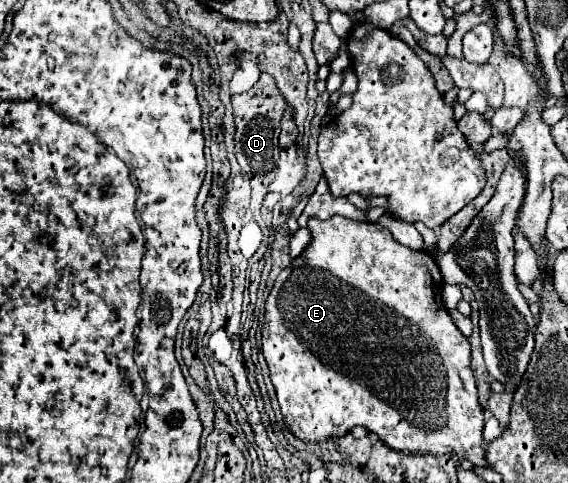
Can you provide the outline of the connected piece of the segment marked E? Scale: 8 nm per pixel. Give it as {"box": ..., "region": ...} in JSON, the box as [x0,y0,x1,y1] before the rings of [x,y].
{"box":[263,217,485,467],"region":[[[331,217],[329,221],[311,219],[307,223],[311,231],[311,243],[307,249],[291,261],[287,269],[275,279],[275,285],[265,303],[265,321],[263,321],[263,355],[269,367],[269,377],[277,391],[277,401],[281,405],[285,427],[305,443],[321,443],[327,439],[339,439],[339,435],[347,435],[351,427],[363,425],[369,433],[377,435],[387,447],[395,451],[411,451],[411,453],[429,453],[429,455],[457,455],[459,459],[467,459],[477,467],[485,467],[485,451],[481,449],[481,431],[483,431],[483,409],[477,401],[477,385],[469,367],[469,341],[455,327],[449,311],[441,301],[441,273],[431,253],[413,251],[409,247],[399,245],[391,233],[377,223],[351,221],[347,217]]]}

